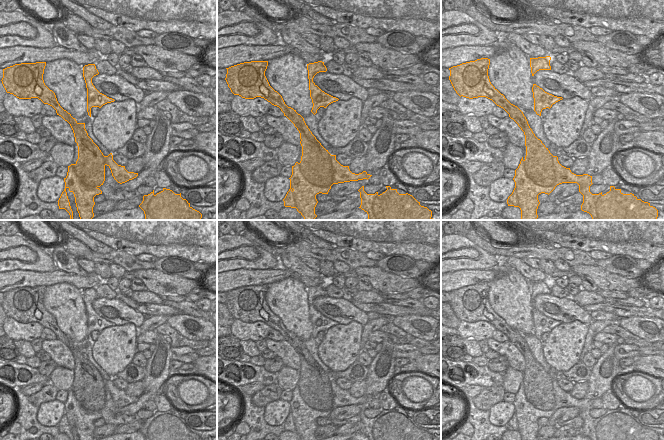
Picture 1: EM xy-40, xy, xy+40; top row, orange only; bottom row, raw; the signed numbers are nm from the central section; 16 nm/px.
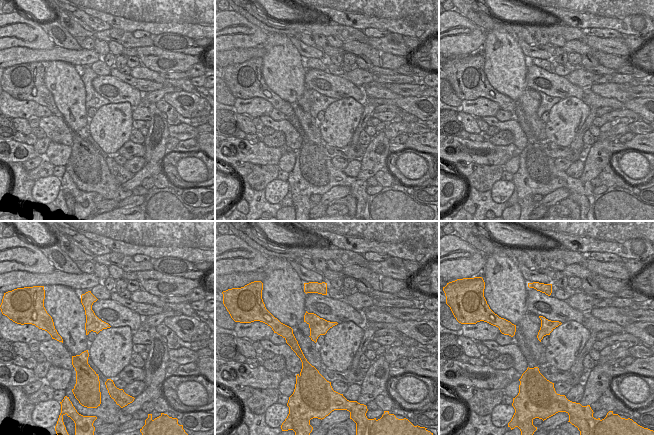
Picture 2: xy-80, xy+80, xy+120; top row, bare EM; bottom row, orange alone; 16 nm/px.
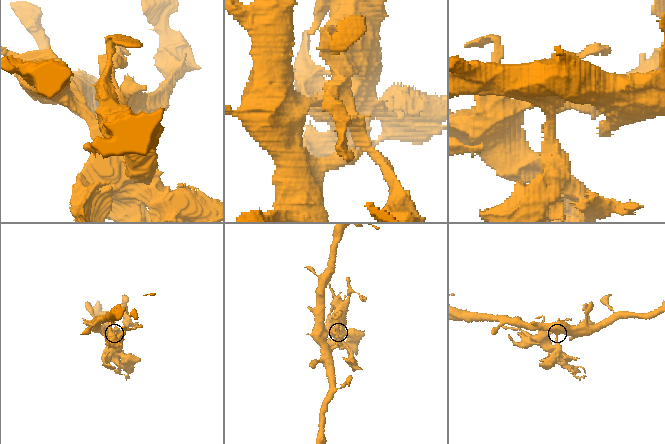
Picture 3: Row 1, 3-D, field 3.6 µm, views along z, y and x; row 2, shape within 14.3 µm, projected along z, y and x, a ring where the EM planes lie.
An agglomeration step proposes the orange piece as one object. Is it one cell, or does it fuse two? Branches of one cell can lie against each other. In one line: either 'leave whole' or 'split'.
split

